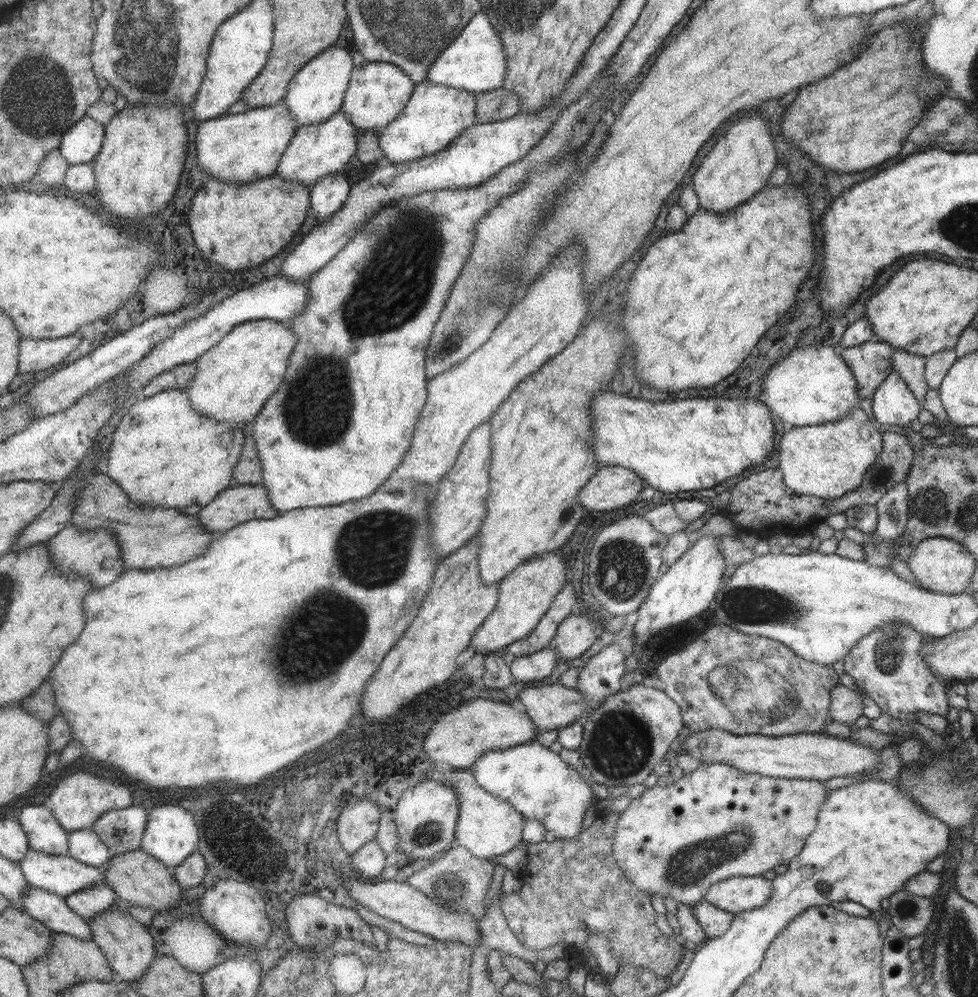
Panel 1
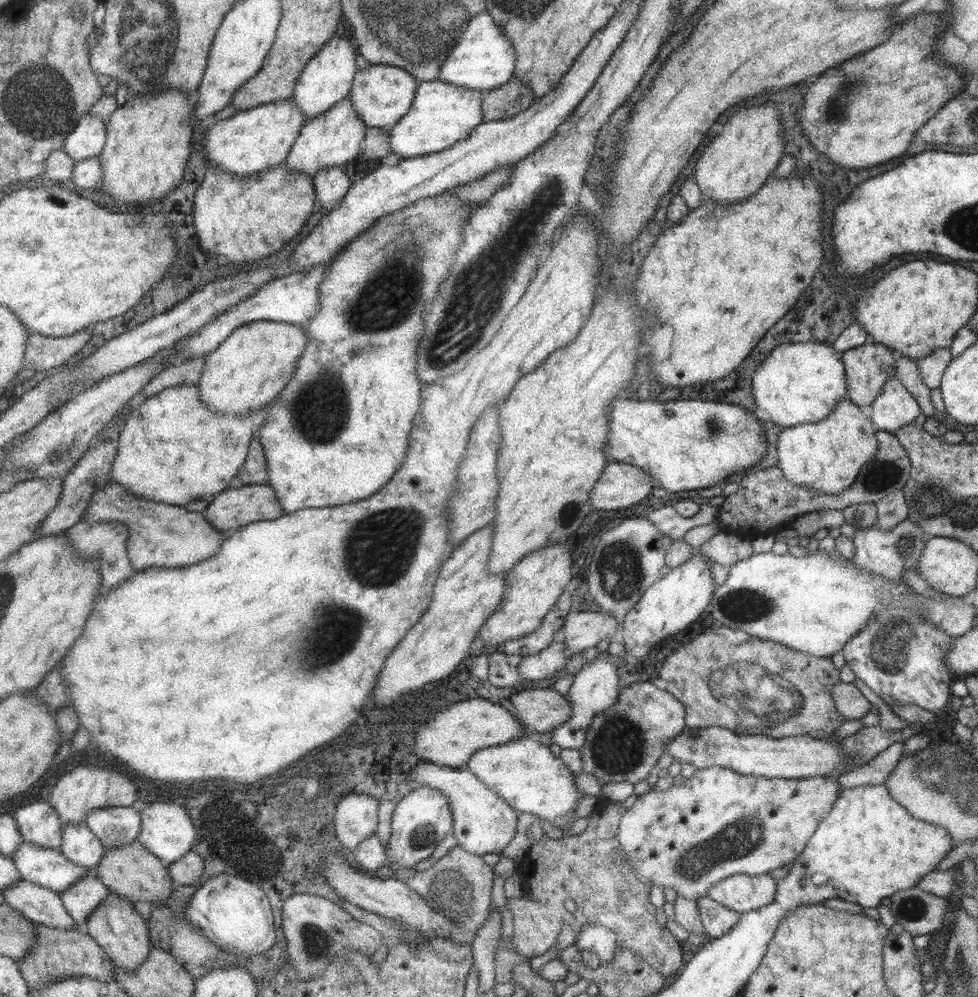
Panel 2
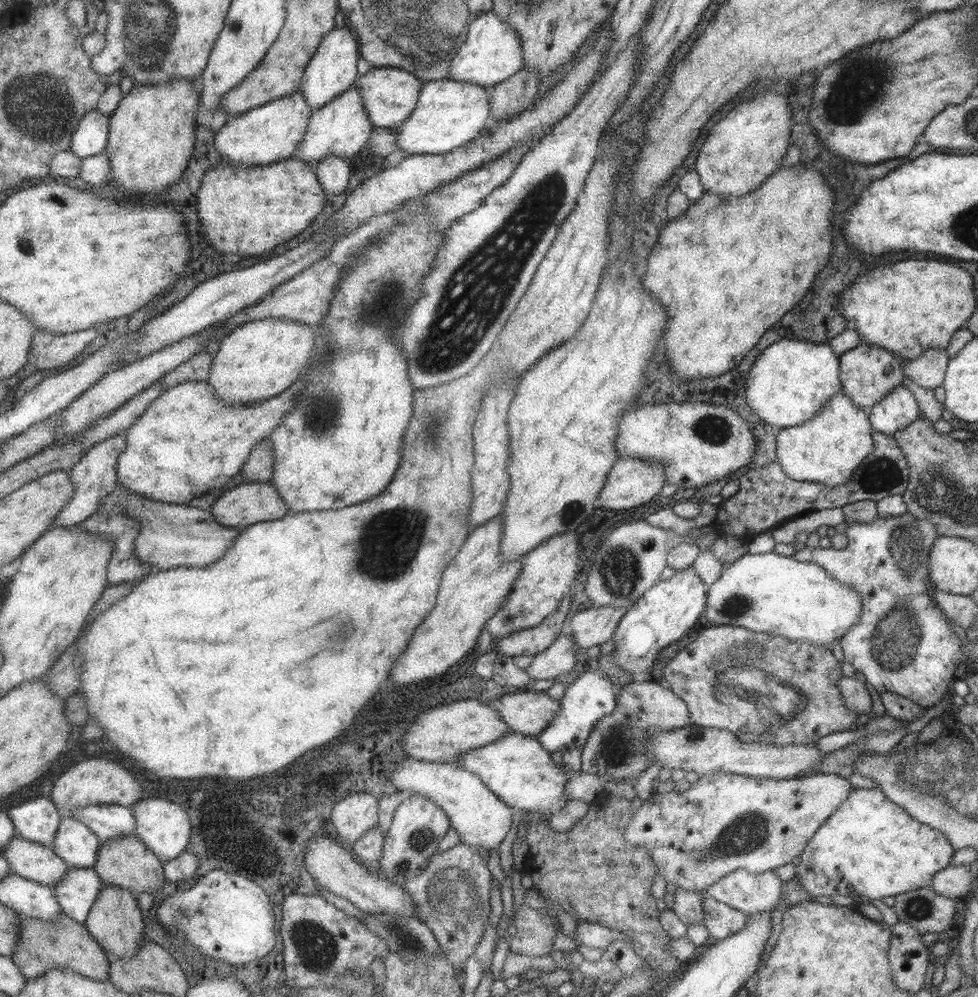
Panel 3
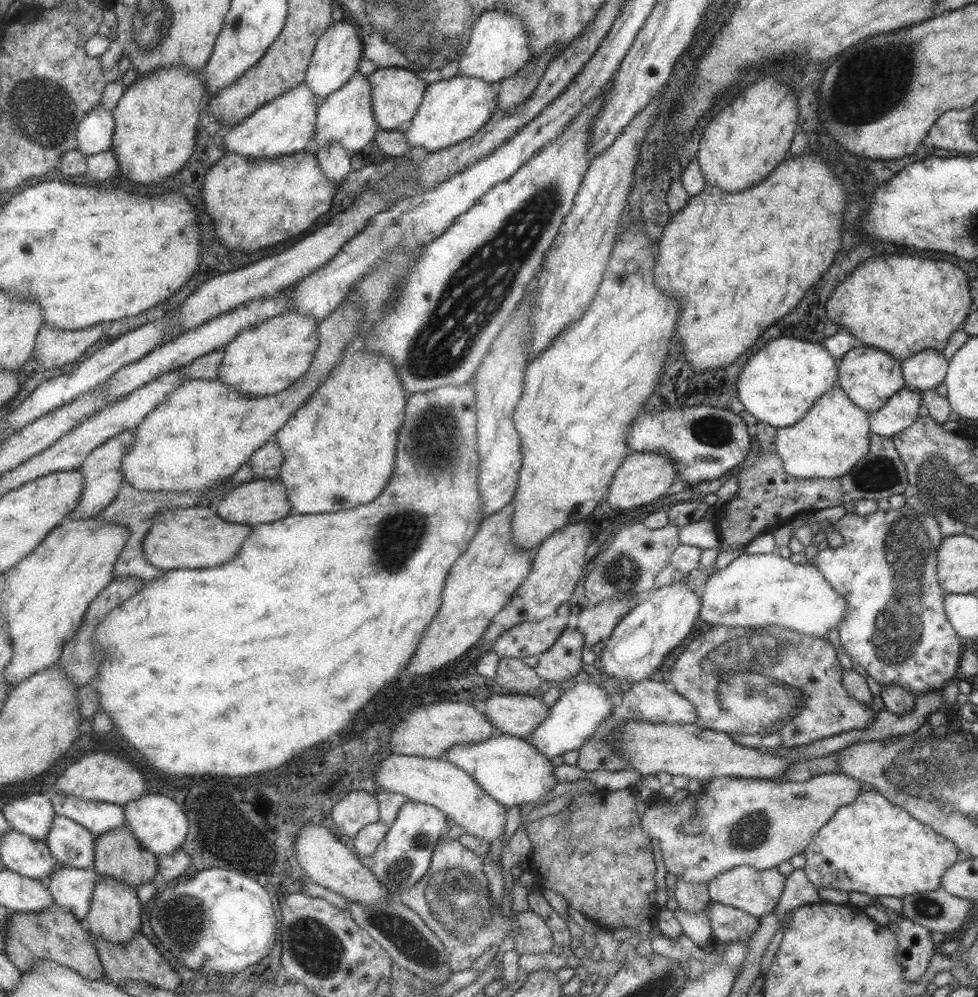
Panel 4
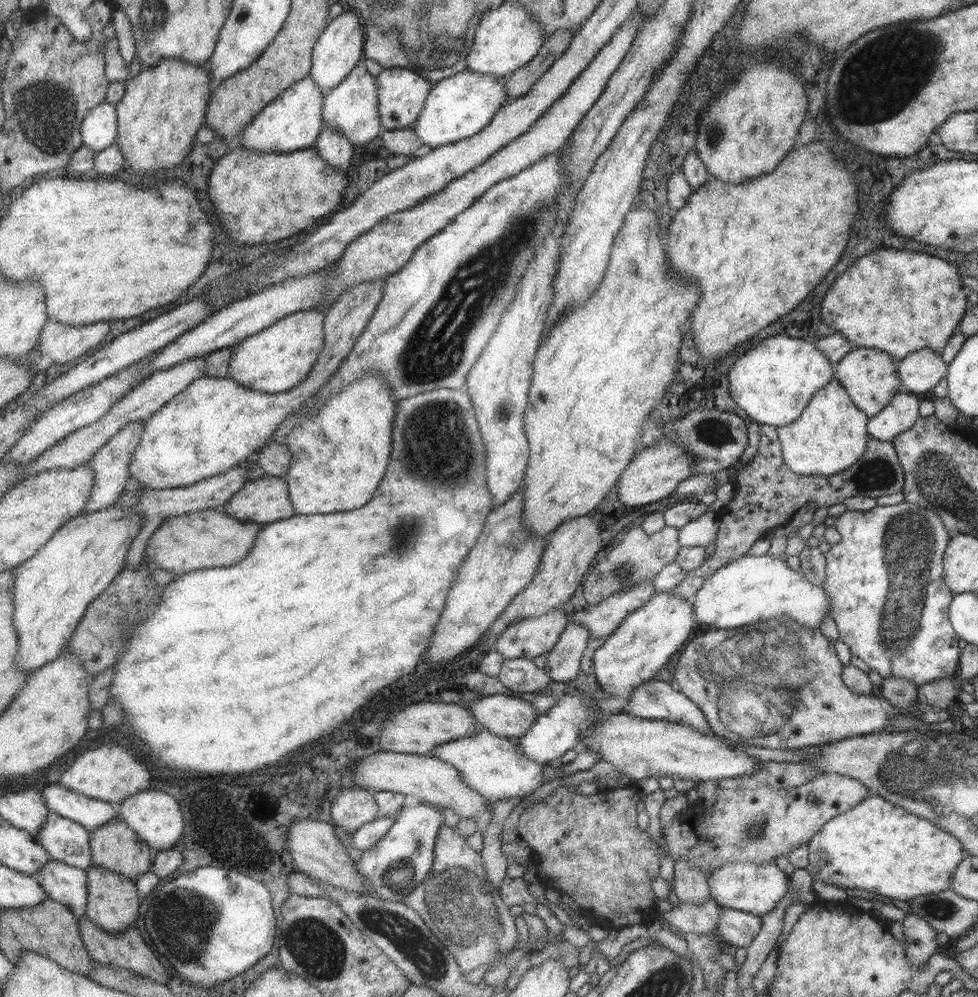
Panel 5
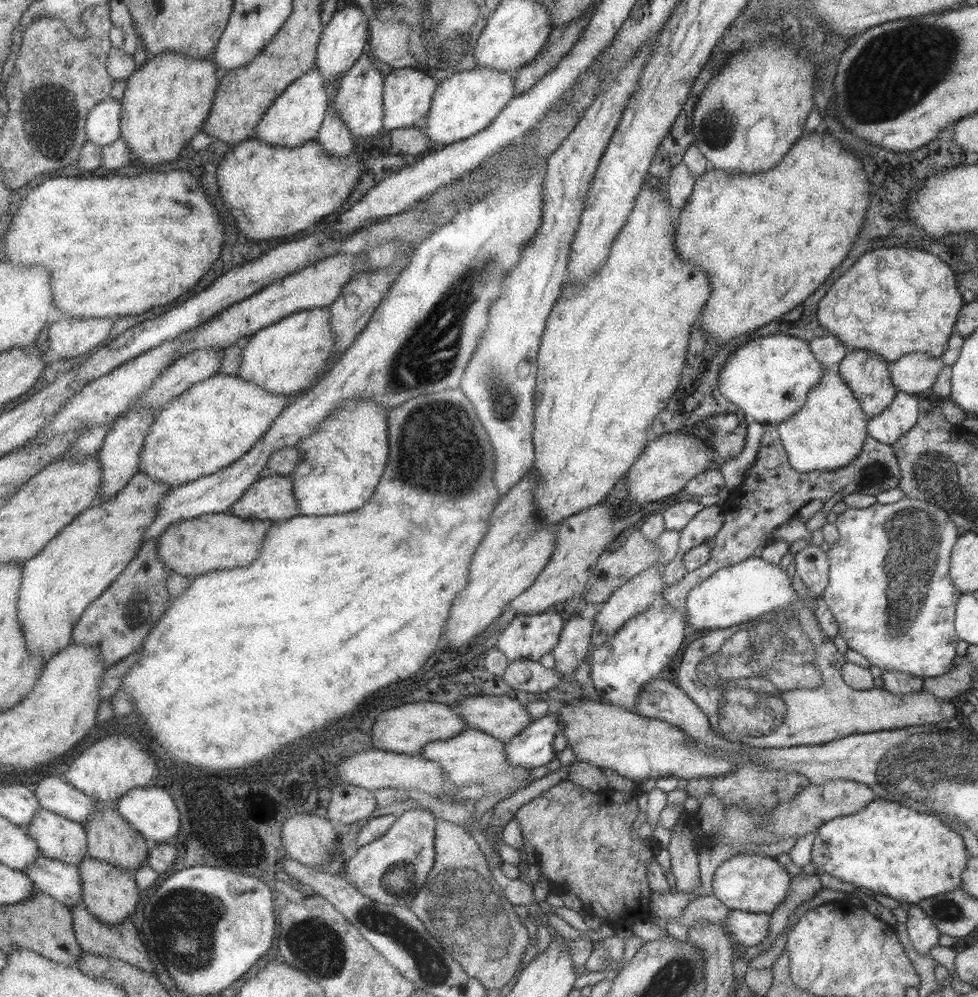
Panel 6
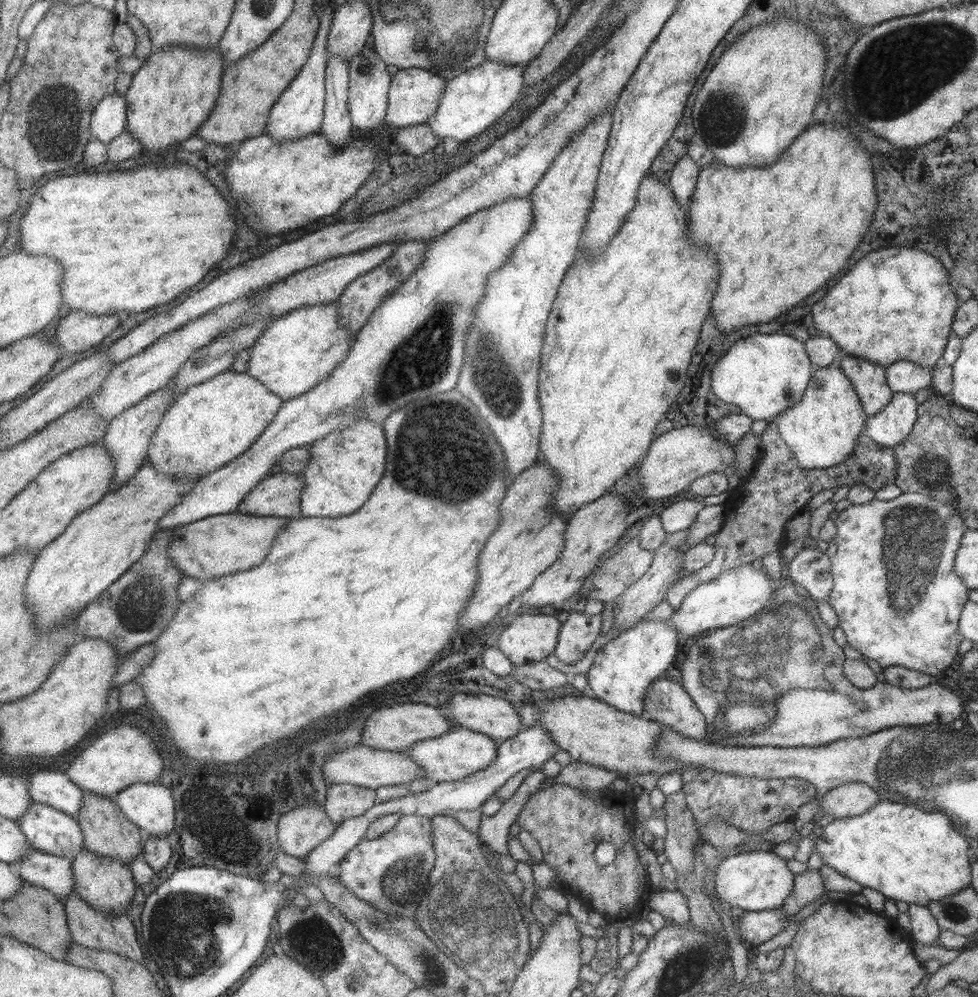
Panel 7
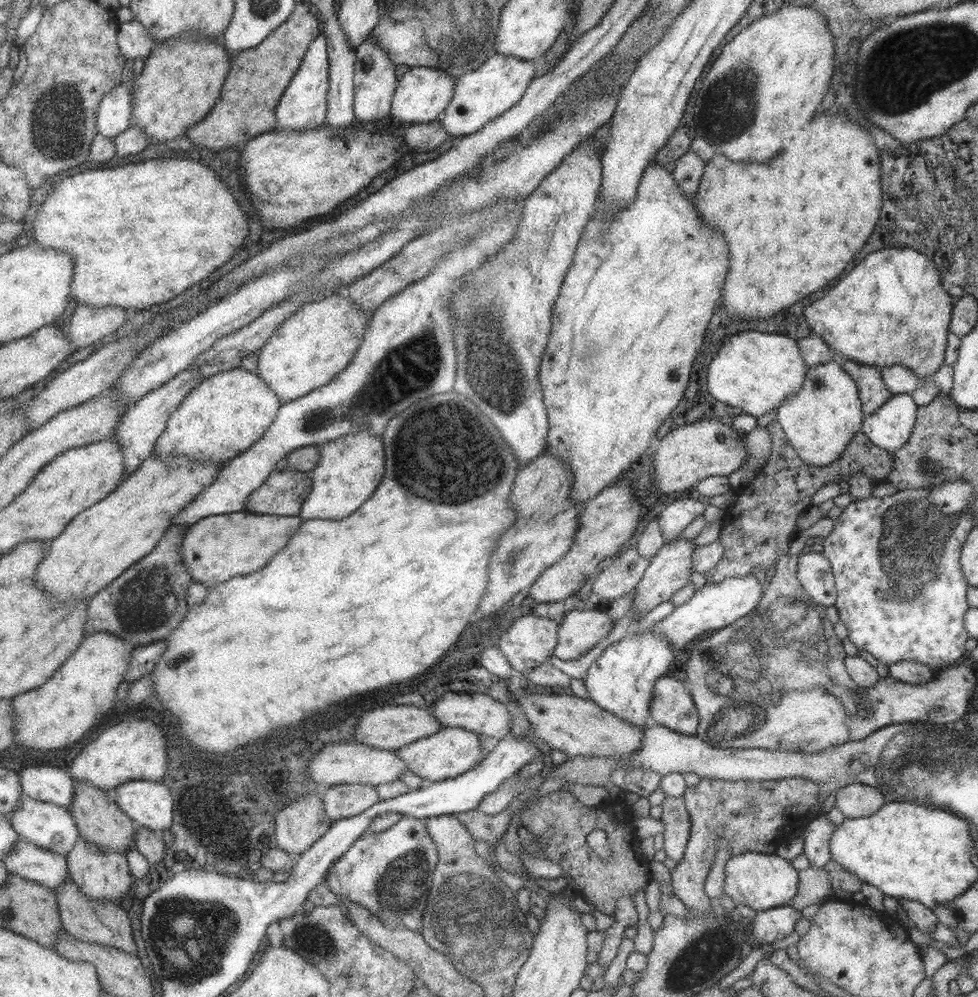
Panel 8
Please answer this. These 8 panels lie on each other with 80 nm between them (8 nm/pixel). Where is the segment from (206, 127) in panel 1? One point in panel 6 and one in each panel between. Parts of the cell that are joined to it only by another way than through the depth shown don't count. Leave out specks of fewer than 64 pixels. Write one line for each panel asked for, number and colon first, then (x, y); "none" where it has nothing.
2: (249, 142)
3: (273, 132)
4: (287, 125)
5: (293, 122)
6: (295, 118)

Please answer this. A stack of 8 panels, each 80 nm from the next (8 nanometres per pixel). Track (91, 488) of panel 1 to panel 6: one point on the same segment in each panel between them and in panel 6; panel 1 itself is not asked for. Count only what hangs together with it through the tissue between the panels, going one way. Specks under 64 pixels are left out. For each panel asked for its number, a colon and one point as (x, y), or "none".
2: (161, 535)
3: (173, 535)
4: (197, 537)
5: (210, 539)
6: (220, 541)

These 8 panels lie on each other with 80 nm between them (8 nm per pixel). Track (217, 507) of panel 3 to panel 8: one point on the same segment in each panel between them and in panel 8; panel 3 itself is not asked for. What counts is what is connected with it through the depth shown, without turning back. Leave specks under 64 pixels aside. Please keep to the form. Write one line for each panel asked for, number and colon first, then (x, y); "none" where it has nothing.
4: (259, 501)
5: (268, 499)
6: (273, 497)
7: (280, 494)
8: (284, 493)

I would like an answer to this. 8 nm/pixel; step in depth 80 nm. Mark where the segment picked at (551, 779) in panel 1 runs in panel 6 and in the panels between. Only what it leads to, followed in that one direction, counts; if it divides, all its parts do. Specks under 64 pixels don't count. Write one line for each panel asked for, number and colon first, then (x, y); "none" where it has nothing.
2: (523, 772)
3: (515, 768)
4: (508, 769)
5: (492, 766)
6: (471, 757)

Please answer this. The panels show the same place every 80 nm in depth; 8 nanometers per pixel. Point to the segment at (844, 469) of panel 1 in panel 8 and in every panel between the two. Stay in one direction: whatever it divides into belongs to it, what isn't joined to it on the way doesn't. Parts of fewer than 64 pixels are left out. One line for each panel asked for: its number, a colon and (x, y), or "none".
2: (826, 455)
3: (827, 448)
4: (829, 440)
5: (829, 435)
6: (826, 433)
7: (820, 430)
8: (819, 419)

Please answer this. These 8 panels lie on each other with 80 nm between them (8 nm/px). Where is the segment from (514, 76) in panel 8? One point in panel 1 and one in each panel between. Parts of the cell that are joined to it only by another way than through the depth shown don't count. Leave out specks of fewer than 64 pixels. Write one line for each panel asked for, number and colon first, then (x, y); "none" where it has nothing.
1: (436, 114)
2: (442, 113)
3: (449, 113)
4: (452, 109)
5: (458, 106)
6: (465, 103)
7: (473, 101)

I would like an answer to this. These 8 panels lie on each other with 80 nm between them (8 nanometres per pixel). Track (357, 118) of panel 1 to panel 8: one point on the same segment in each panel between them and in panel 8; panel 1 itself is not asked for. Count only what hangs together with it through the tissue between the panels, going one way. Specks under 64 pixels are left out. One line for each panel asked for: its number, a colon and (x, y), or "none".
2: (383, 94)
3: (391, 94)
4: (398, 92)
5: (403, 92)
6: (408, 92)
7: (415, 94)
8: (423, 93)

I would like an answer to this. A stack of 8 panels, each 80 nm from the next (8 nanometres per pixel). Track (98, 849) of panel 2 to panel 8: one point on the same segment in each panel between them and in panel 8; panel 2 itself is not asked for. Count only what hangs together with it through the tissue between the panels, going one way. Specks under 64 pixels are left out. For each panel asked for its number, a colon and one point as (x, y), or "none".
3: (78, 845)
4: (73, 844)
5: (66, 840)
6: (59, 837)
7: (48, 829)
8: (49, 826)

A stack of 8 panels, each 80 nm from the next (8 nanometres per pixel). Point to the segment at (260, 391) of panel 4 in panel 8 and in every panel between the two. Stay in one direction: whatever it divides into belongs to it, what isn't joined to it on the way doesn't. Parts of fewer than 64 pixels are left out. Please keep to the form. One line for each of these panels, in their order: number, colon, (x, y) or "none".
5: (276, 360)
6: (287, 357)
7: (302, 348)
8: (308, 351)

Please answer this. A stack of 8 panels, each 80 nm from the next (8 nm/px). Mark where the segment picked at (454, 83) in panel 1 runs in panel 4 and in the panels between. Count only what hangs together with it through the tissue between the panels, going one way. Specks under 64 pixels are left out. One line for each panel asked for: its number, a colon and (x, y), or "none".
2: (483, 59)
3: (492, 52)
4: (499, 46)

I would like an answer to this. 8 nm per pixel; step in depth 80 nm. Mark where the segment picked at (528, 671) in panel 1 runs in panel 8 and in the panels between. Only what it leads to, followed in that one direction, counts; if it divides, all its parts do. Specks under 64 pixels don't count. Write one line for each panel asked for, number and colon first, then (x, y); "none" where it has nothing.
2: (540, 666)
3: (558, 658)
4: (561, 661)
5: (562, 665)
6: (569, 652)
7: (575, 636)
8: (578, 631)

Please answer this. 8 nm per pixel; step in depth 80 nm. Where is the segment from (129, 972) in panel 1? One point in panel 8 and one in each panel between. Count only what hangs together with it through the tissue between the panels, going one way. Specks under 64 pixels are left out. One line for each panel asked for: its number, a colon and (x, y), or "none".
2: (117, 925)
3: (116, 920)
4: (115, 914)
5: (114, 899)
6: (111, 892)
7: (108, 883)
8: (103, 875)

